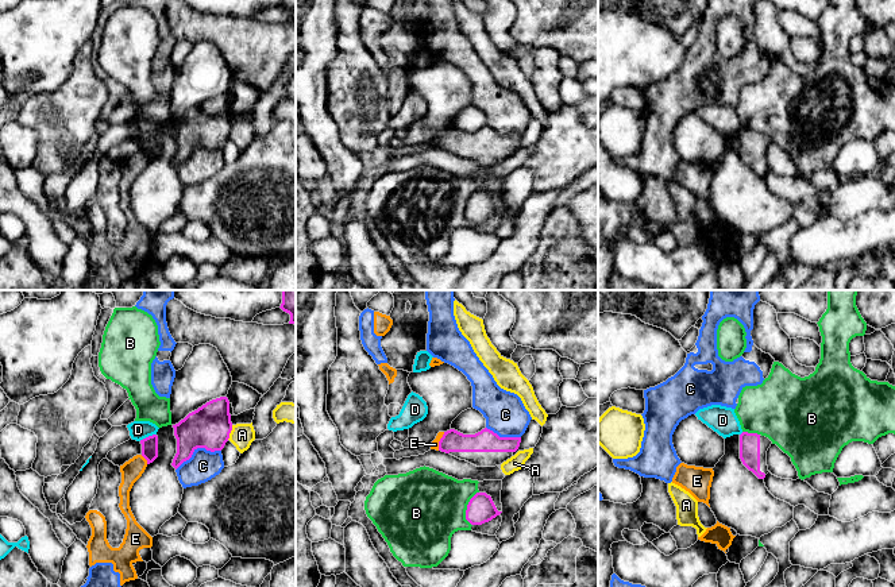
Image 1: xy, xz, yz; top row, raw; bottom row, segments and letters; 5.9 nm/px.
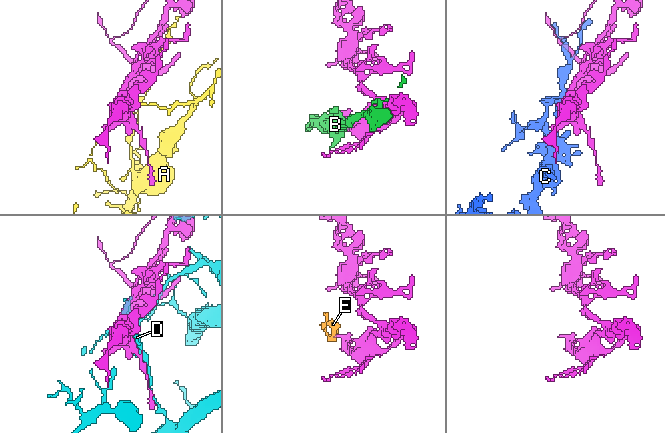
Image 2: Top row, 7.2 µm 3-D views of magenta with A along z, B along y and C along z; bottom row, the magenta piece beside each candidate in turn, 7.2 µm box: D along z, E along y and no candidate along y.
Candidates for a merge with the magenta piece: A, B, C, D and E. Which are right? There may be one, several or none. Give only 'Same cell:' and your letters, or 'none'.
Same cell: none

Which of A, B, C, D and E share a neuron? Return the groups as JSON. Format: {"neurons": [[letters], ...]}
{"neurons": [["A"], ["B"], ["C", "E"], ["D"]]}

